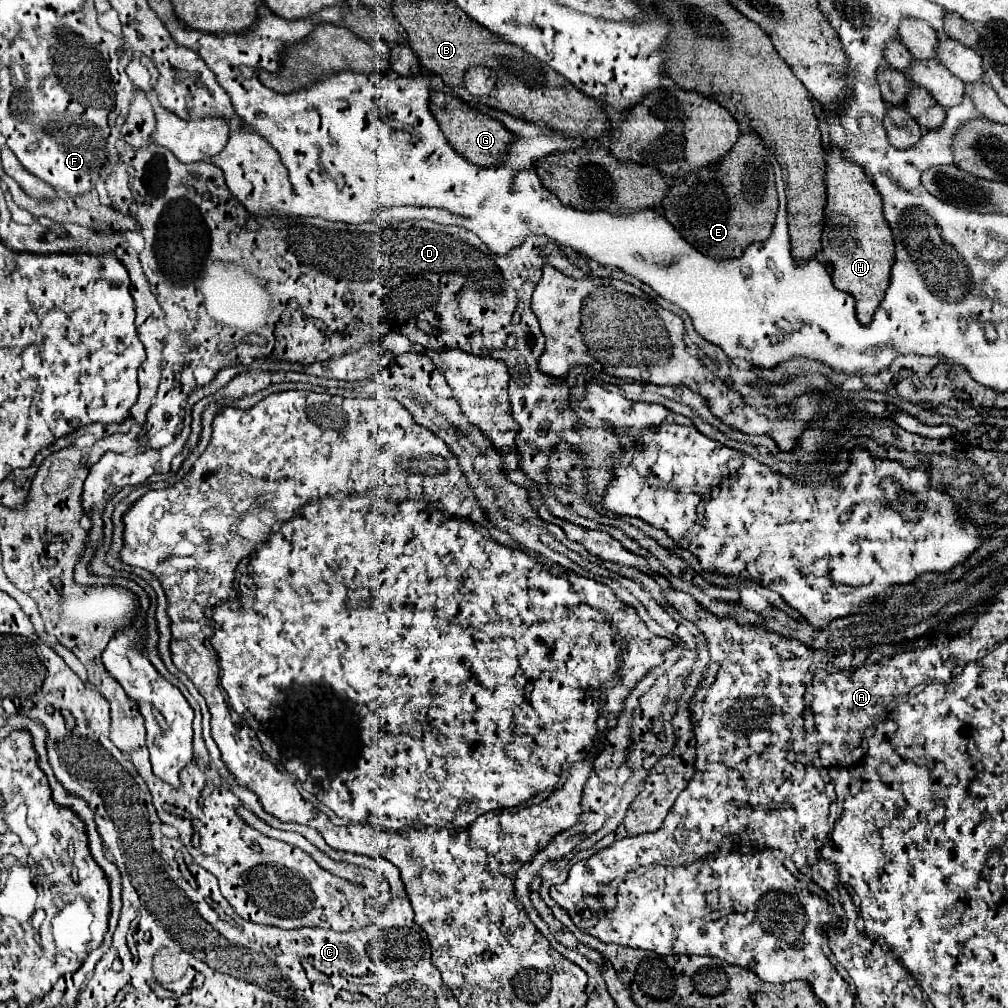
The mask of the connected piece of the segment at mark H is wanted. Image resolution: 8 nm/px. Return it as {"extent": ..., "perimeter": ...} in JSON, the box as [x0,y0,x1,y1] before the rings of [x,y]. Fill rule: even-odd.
{"extent":[823,148,895,324],"perimeter":[[[831,148],[825,152],[827,156],[827,206],[825,206],[825,226],[823,226],[823,262],[827,272],[833,278],[833,284],[837,290],[849,292],[855,298],[855,310],[857,310],[857,320],[861,324],[869,324],[873,320],[875,310],[879,308],[885,290],[889,288],[889,278],[891,278],[891,266],[895,262],[895,244],[891,236],[891,228],[883,218],[883,200],[875,186],[867,180],[865,172],[861,166],[853,162],[845,162],[841,152]]]}

